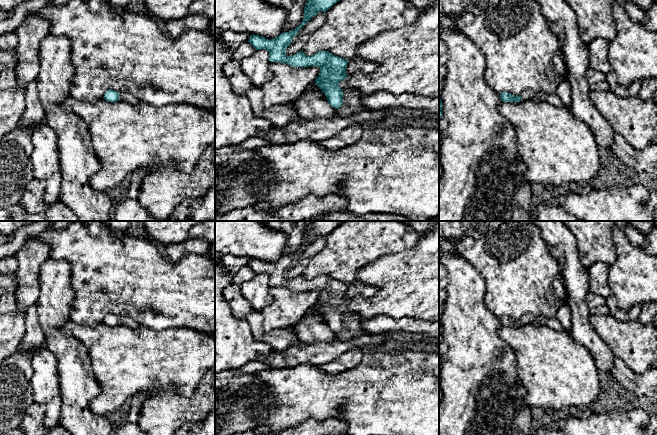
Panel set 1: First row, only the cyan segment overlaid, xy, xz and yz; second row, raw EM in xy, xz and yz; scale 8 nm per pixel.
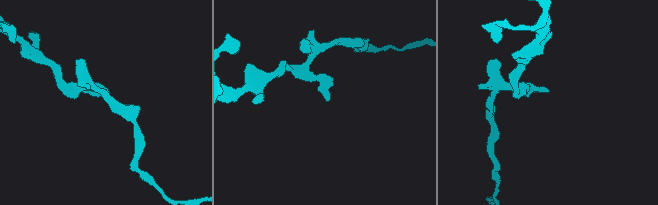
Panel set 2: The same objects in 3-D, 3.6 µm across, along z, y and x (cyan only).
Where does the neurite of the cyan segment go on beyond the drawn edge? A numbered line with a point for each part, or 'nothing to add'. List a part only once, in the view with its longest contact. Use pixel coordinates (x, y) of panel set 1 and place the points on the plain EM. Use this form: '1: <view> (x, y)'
1: xz (352, 329)

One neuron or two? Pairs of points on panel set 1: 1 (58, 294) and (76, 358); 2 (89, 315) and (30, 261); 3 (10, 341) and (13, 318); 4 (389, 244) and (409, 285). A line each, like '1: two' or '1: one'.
1: one
2: two
3: one
4: two

